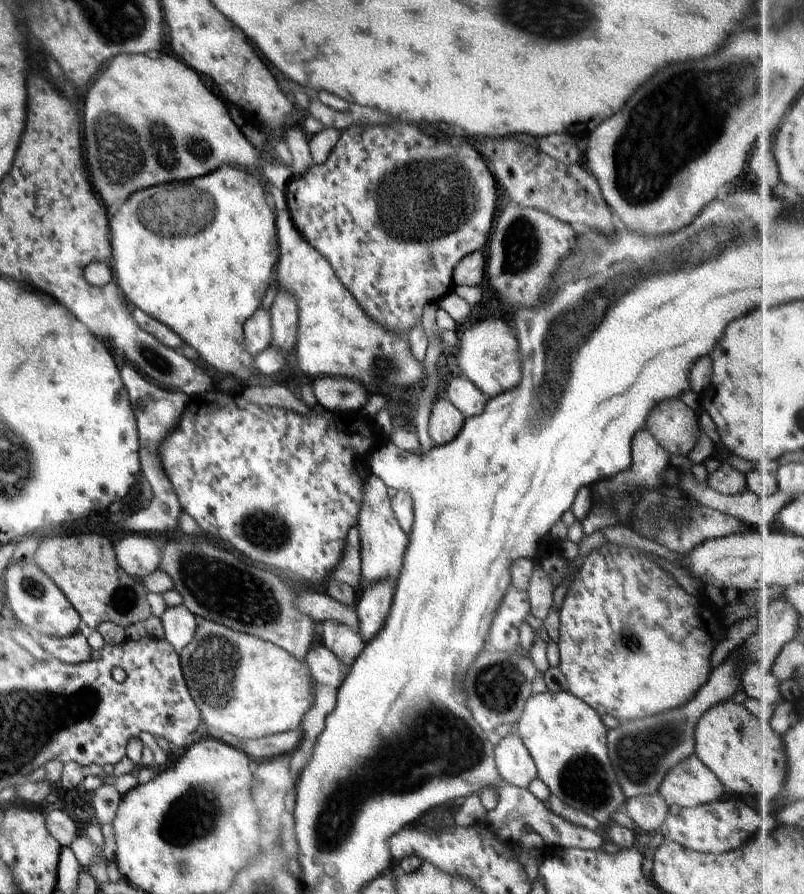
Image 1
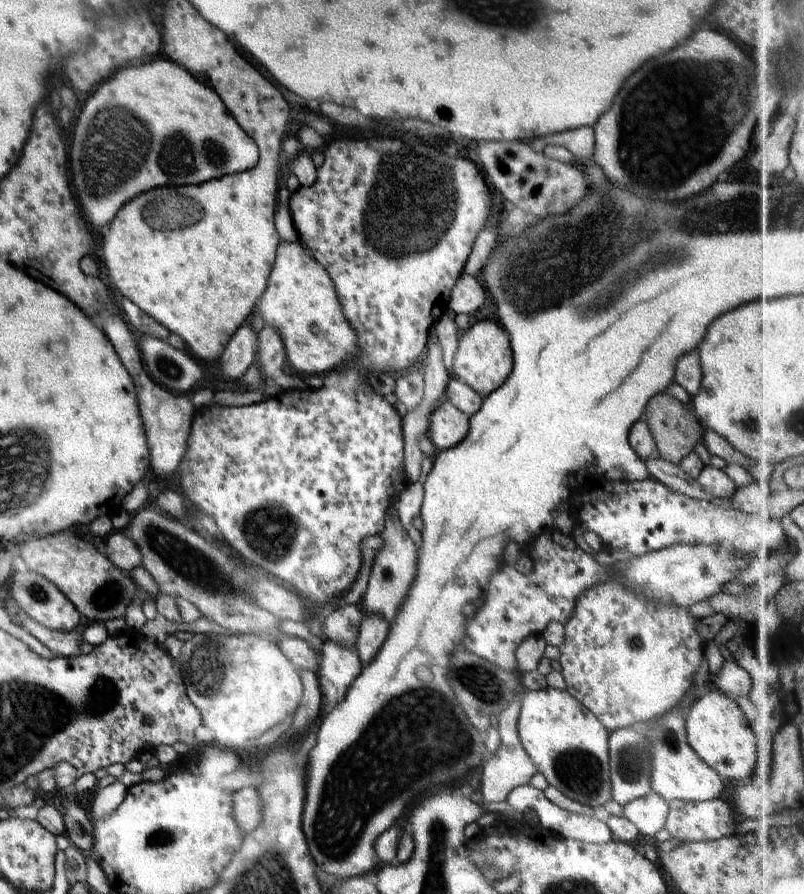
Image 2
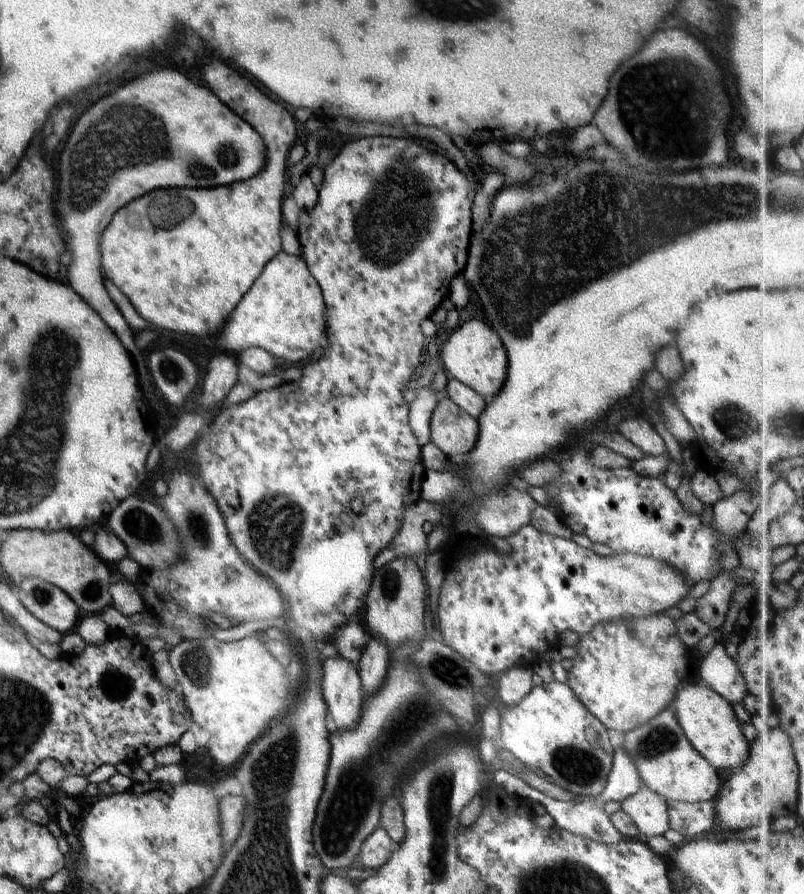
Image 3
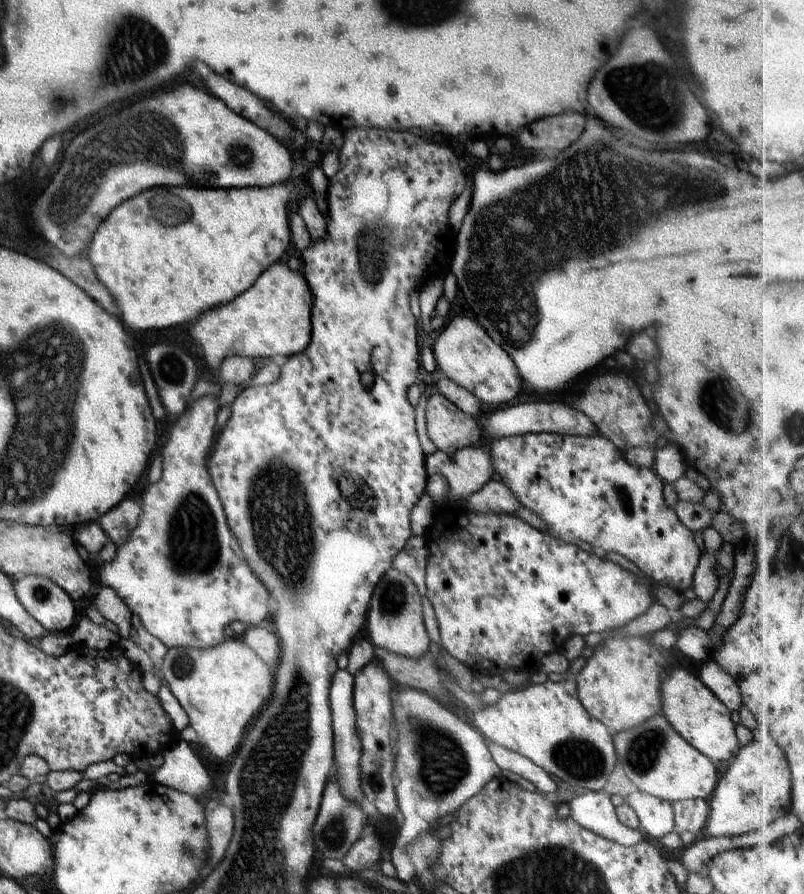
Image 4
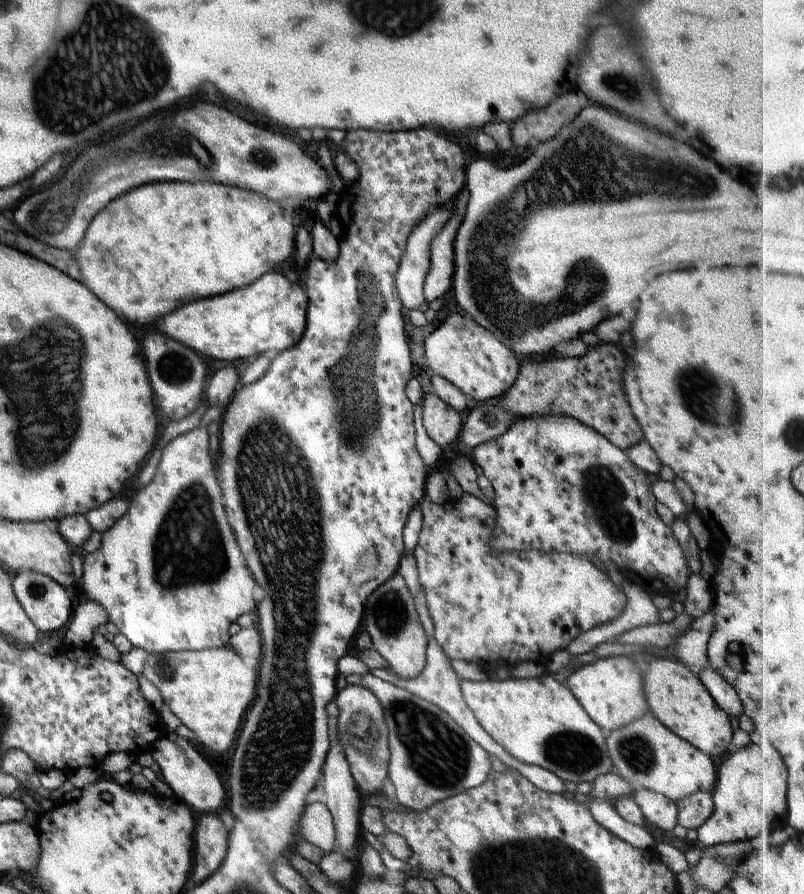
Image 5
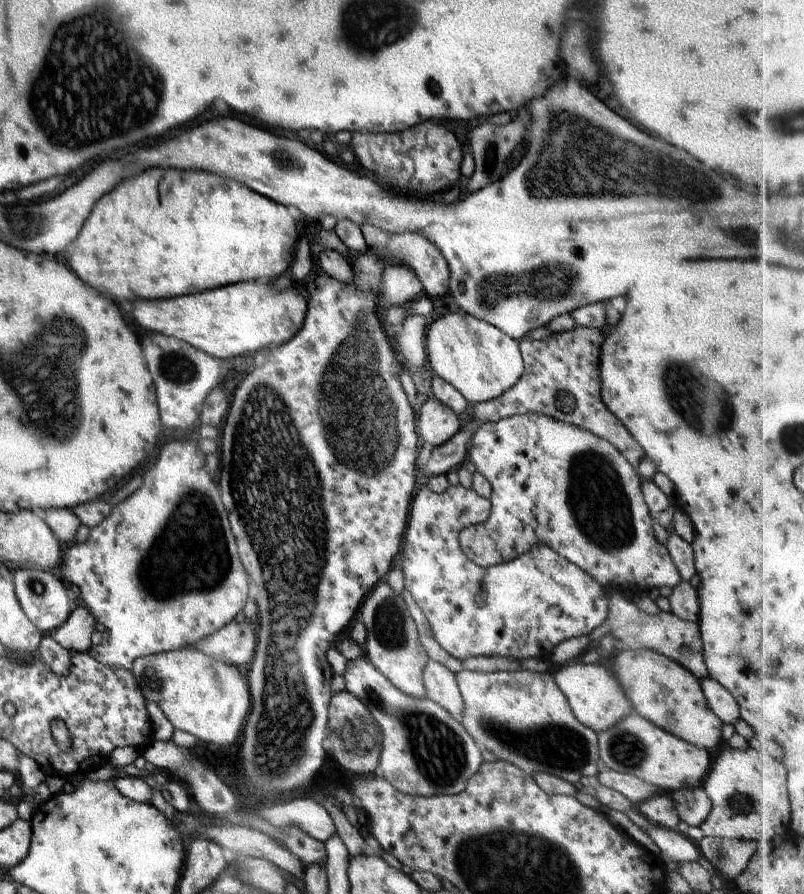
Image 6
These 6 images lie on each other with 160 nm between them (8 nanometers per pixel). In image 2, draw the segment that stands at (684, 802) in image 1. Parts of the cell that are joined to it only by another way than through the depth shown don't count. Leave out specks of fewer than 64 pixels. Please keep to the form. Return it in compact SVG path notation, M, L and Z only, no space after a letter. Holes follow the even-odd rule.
M703 656L702 664L700 664L696 671L695 682L686 693L682 702L676 708L664 714L658 724L655 724L648 732L644 732L651 742L650 759L652 759L653 766L651 788L656 791L658 796L661 796L668 802L671 800L700 802L726 796L722 792L724 790L722 788L724 779L692 750L692 747L688 744L685 729L685 711L696 700L695 695L700 692L699 690L708 676L708 660Z

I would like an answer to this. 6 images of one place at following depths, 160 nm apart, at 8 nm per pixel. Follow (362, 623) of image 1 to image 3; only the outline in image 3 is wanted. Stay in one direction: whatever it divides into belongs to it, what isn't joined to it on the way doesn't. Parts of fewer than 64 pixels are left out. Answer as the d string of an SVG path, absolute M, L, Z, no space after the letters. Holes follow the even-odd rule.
M374 636L364 645L357 660L357 671L361 678L364 696L377 693L383 686L390 658L390 648Z

